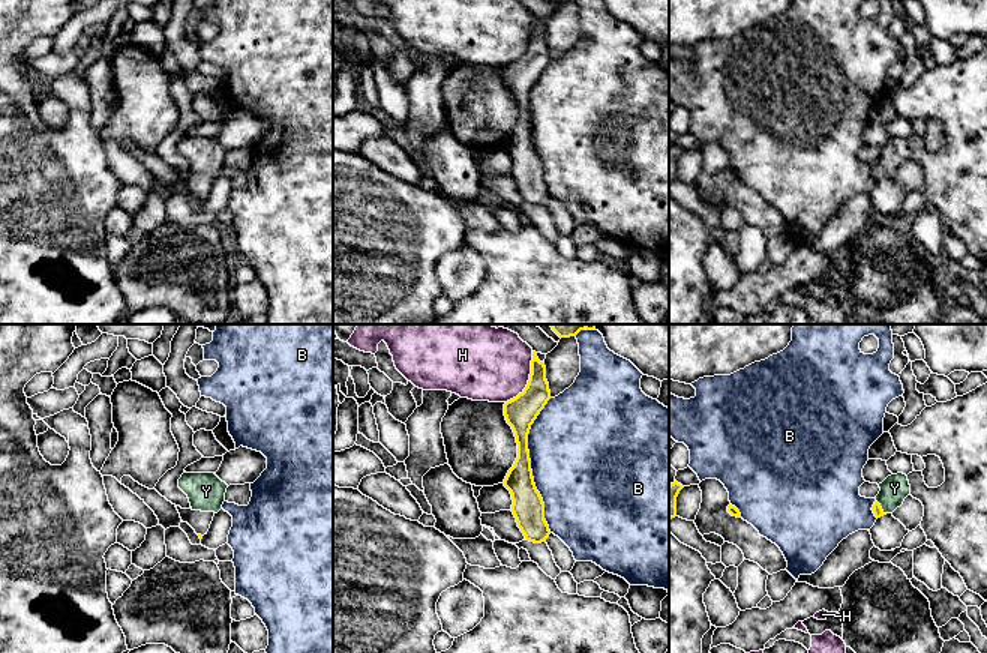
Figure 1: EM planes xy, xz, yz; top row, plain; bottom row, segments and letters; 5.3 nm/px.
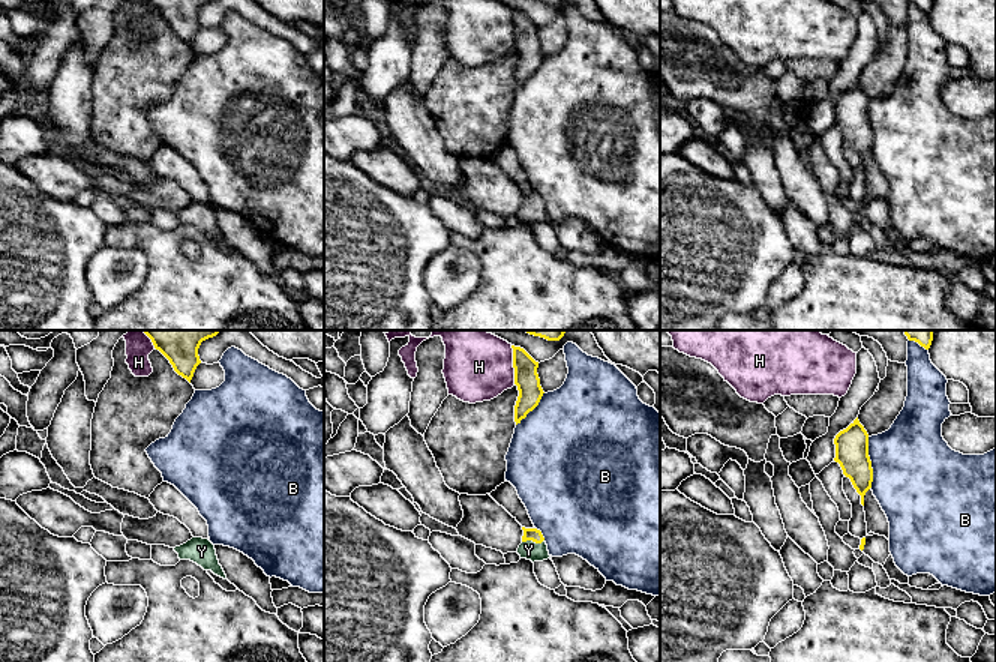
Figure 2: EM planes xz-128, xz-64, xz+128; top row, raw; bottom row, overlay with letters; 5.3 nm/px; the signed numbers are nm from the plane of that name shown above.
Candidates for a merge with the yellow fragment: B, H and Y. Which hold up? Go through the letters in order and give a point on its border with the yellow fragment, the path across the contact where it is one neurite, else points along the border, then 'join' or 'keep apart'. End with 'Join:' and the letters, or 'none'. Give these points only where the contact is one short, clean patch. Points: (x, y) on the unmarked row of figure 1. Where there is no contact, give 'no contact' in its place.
B: meets yellow in xz at (530, 129); keep apart
H: meets yellow in xz at (528, 44); keep apart
Y: meets yellow in yz at (881, 171); runs through yz (876, 171), (881, 171), (894, 152); join
Join: Y

